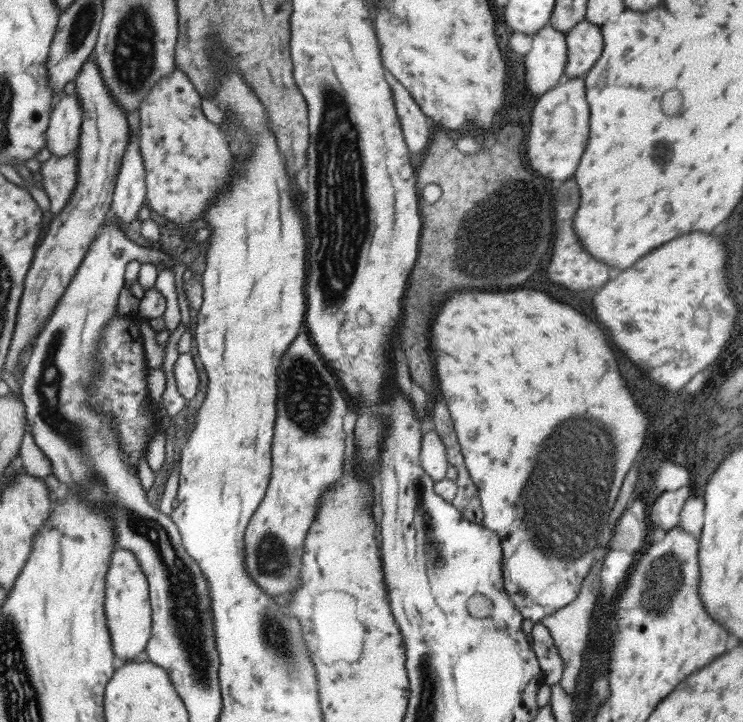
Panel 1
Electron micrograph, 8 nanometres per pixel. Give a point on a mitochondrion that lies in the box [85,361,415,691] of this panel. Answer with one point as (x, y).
(277, 635)

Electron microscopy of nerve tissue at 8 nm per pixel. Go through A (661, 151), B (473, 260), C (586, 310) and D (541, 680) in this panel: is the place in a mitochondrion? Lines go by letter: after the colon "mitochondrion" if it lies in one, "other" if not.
A: mitochondrion
B: mitochondrion
C: other
D: other

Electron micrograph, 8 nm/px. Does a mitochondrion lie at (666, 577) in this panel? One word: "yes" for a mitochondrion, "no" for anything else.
yes

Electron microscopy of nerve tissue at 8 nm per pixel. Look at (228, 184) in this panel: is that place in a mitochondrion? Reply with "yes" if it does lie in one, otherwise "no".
no

